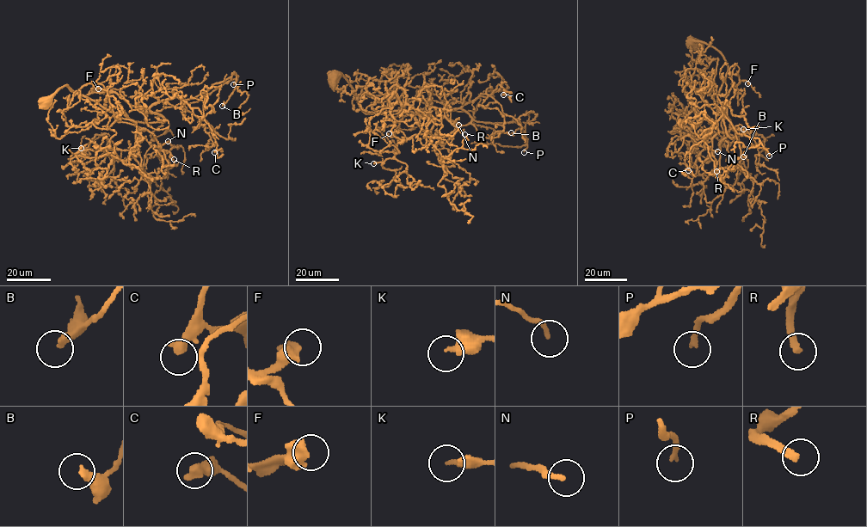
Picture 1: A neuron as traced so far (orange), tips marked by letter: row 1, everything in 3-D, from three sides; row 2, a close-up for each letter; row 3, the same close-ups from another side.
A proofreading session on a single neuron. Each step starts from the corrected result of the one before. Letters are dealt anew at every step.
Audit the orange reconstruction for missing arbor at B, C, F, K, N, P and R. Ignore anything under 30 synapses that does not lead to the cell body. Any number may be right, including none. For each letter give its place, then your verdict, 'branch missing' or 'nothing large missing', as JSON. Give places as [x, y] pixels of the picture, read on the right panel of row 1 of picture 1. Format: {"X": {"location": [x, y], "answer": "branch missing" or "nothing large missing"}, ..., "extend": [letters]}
{"B": {"location": [743, 156], "answer": "nothing large missing"}, "C": {"location": [688, 170], "answer": "nothing large missing"}, "F": {"location": [747, 83], "answer": "branch missing"}, "K": {"location": [743, 129], "answer": "branch missing"}, "N": {"location": [717, 151], "answer": "nothing large missing"}, "P": {"location": [769, 156], "answer": "nothing large missing"}, "R": {"location": [716, 171], "answer": "branch missing"}, "extend": ["F", "K", "R"]}

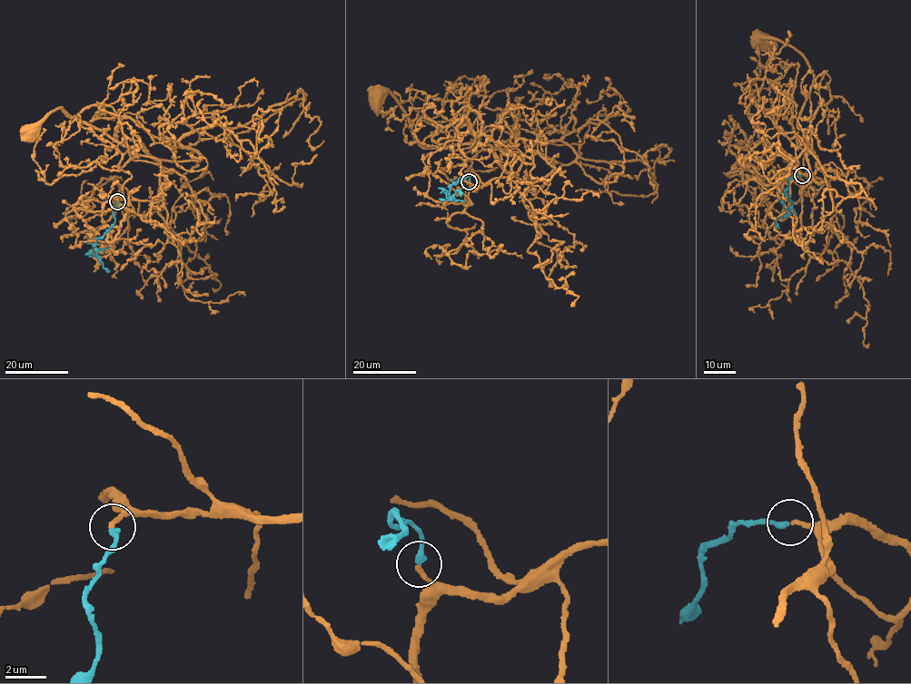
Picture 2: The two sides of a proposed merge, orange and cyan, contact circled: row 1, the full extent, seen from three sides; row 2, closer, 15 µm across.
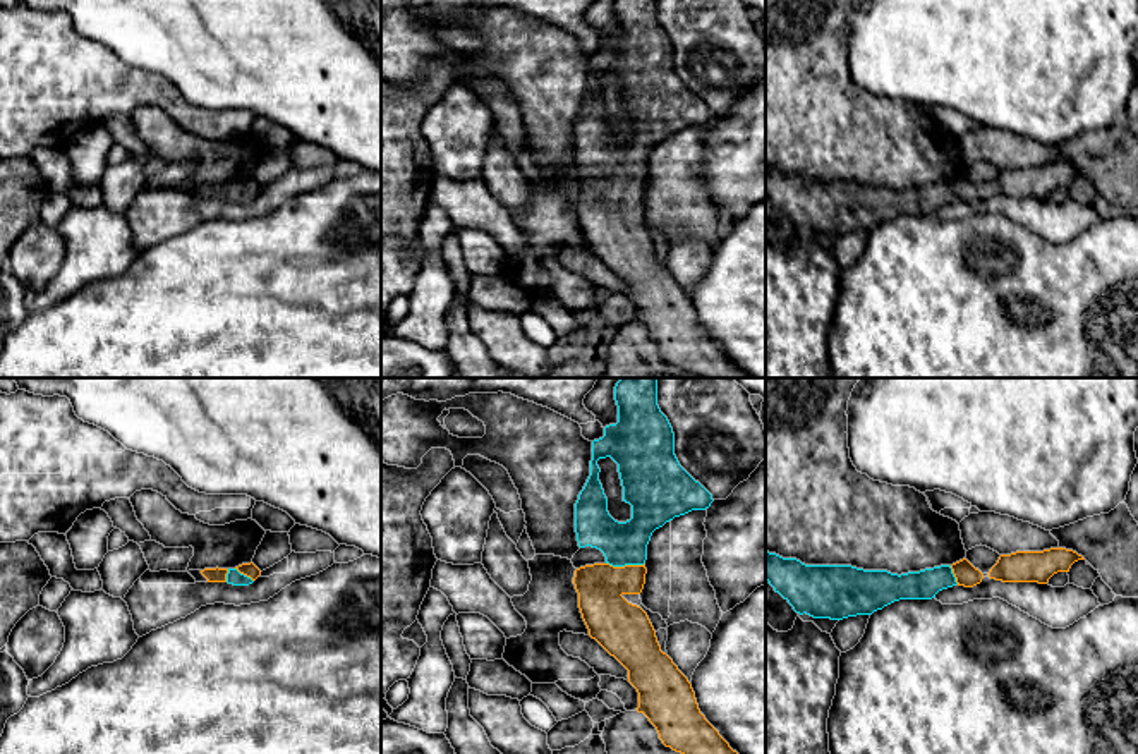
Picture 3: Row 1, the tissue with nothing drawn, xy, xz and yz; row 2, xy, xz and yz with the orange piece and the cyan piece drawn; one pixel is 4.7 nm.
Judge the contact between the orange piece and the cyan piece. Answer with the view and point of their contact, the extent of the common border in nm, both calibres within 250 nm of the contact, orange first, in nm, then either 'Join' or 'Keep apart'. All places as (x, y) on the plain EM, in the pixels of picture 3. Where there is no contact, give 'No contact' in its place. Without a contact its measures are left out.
Touches orange at xz (625, 181). Shared border 180 nm. Thickness 220 nm (orange) against 200 nm. Join

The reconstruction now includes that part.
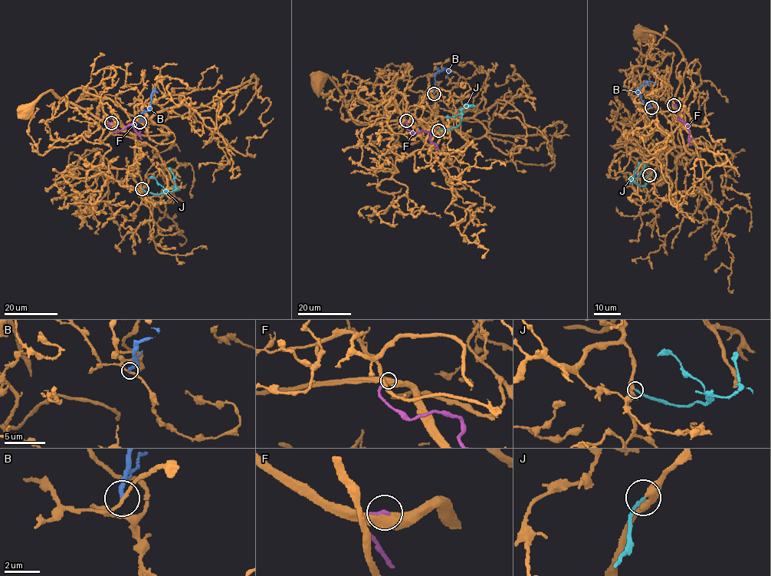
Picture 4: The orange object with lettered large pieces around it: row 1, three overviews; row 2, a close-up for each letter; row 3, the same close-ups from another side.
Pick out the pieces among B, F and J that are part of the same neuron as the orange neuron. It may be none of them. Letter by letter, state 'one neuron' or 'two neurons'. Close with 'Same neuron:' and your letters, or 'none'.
B: two neurons
F: two neurons
J: one neuron
Same neuron: J

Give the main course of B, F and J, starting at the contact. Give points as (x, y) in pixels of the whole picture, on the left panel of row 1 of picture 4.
B: (139, 122), (142, 113), (149, 109), (154, 90)
F: (111, 123), (108, 123), (109, 126), (119, 131), (134, 123), (133, 128), (141, 139)
J: (142, 189), (159, 194), (172, 192), (175, 188), (175, 181), (169, 167)

